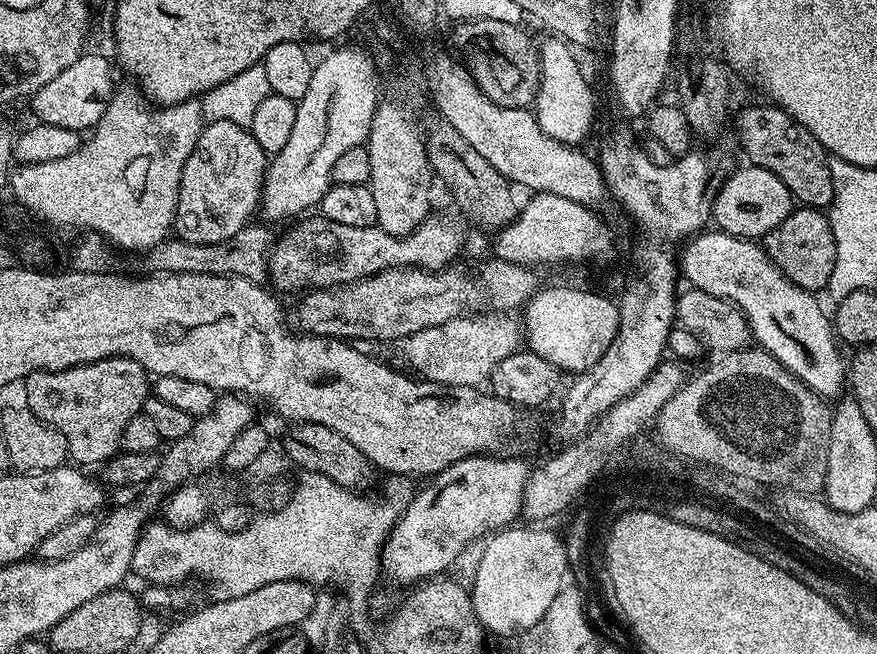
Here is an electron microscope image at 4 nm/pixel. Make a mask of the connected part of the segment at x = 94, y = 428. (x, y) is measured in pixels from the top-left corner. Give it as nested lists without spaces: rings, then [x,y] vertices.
[[[111,356],[60,372],[32,372],[24,377],[22,387],[27,408],[66,438],[69,457],[80,466],[100,466],[121,451],[126,426],[141,415],[144,401],[150,395],[150,376],[128,356]]]

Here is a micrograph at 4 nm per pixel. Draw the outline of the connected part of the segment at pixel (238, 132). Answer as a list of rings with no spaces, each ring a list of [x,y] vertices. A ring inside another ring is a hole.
[[[205,123],[182,170],[176,202],[175,235],[188,244],[213,244],[234,238],[234,234],[247,228],[257,215],[260,193],[264,190],[264,173],[269,163],[269,157],[245,125]]]

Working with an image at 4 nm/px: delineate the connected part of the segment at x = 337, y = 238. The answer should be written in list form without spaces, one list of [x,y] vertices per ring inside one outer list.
[[[319,214],[297,219],[292,226],[281,240],[279,237],[273,243],[268,254],[266,276],[272,279],[271,287],[277,293],[338,288],[388,268],[424,268],[437,272],[455,261],[452,259],[464,244],[463,226],[452,216],[436,214],[430,214],[409,236],[386,234],[378,226],[342,226],[342,222],[330,222]]]

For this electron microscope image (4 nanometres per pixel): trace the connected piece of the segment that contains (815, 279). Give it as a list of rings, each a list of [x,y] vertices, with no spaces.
[[[807,206],[797,207],[774,230],[762,237],[762,247],[790,282],[816,294],[826,289],[831,270],[835,266],[835,238],[829,217],[823,211]]]

